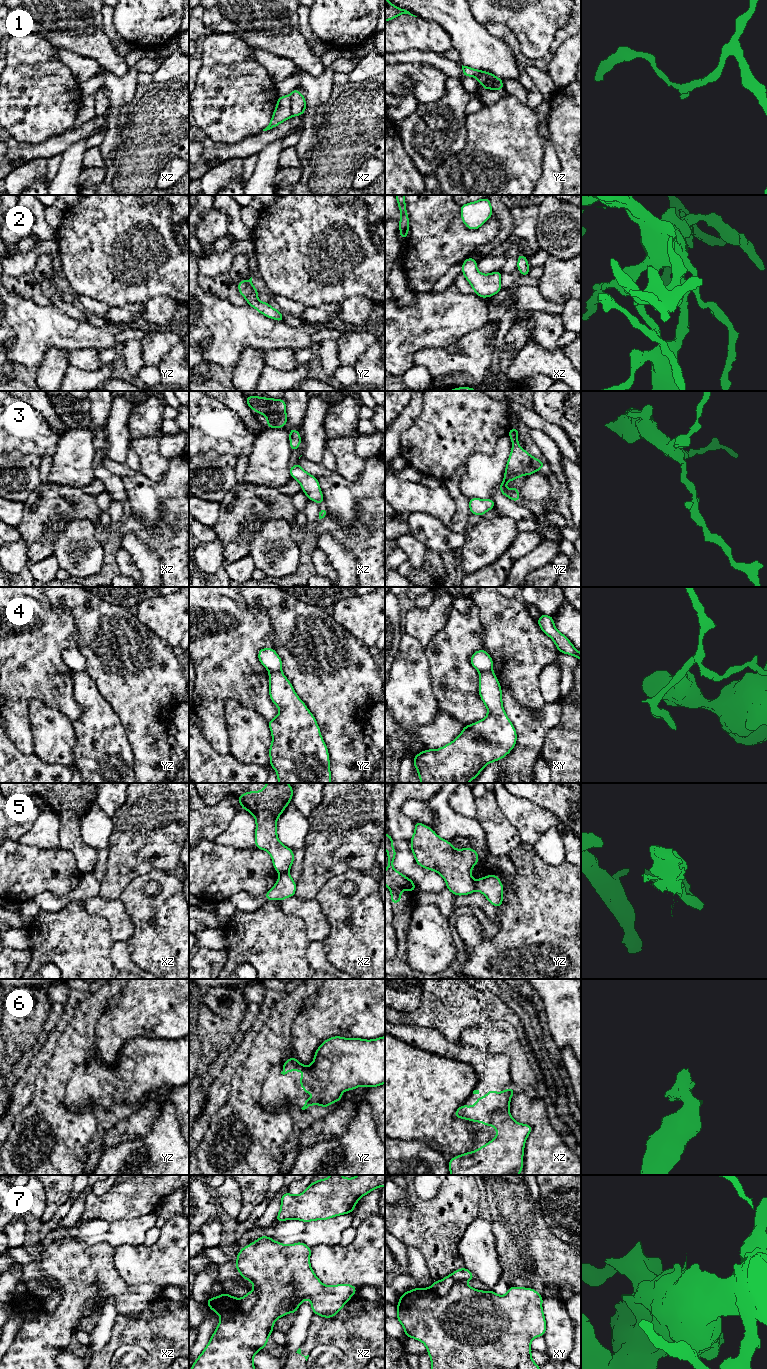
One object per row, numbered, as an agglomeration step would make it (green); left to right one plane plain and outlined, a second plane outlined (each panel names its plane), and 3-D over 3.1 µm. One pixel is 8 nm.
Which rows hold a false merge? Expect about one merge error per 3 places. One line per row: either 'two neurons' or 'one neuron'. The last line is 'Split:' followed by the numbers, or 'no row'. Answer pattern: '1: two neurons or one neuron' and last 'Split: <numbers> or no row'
1: two neurons
2: one neuron
3: one neuron
4: two neurons
5: two neurons
6: one neuron
7: two neurons
Split: 1, 4, 5, 7

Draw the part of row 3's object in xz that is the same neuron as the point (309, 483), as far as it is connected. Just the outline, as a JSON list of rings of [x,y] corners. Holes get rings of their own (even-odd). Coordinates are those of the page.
[[[298,462],[289,468],[290,475],[297,480],[302,487],[302,491],[307,495],[308,500],[315,501],[319,505],[324,502],[324,496],[320,490],[320,484],[315,476],[307,473]]]

